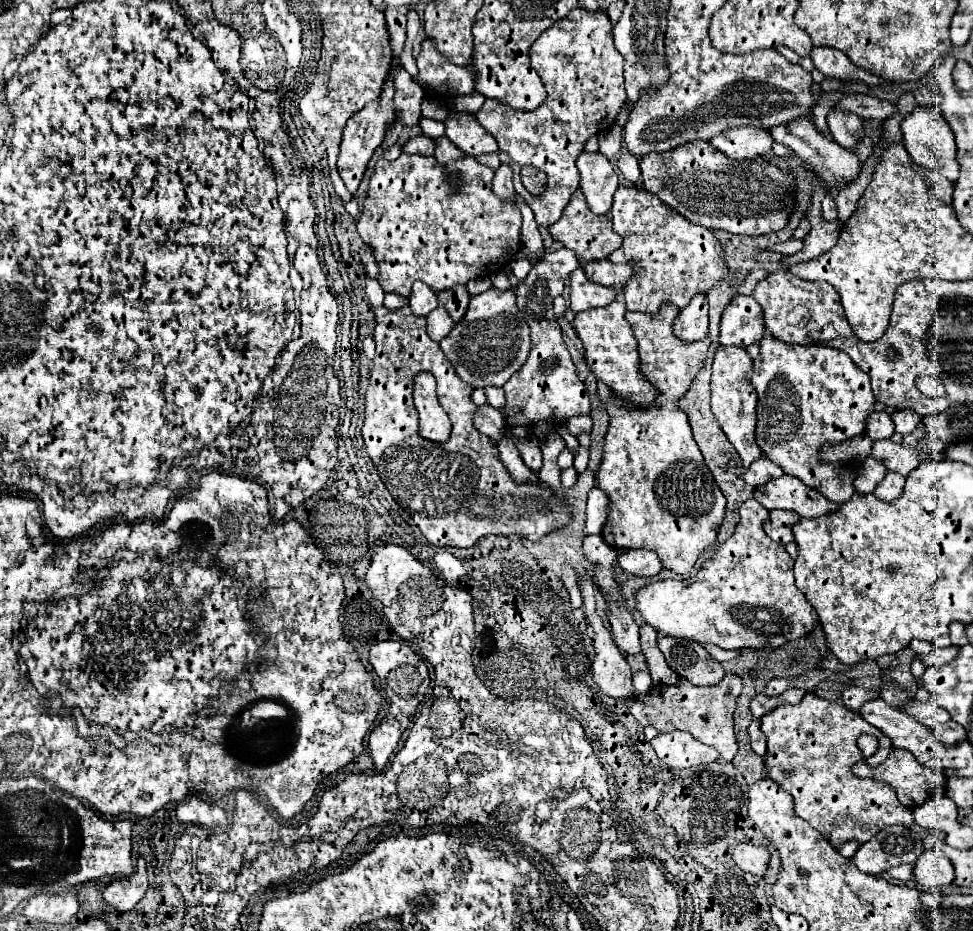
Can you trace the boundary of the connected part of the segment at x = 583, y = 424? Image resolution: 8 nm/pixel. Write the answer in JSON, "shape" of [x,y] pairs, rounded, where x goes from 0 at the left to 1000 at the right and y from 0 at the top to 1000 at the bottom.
{"shape":[[[592,446],[592,448],[584,450],[584,463],[590,469],[594,469],[596,465],[606,465],[608,463],[608,450],[604,446]]]}

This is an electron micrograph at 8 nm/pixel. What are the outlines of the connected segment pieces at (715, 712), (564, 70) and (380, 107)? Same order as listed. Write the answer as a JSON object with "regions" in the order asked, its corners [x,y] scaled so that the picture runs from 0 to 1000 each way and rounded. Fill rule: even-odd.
{"regions":[[[[746,723],[744,729],[732,738],[715,738],[703,729],[699,729],[699,734],[693,738],[676,736],[676,738],[670,738],[670,742],[664,747],[645,751],[643,757],[660,781],[670,779],[674,781],[676,787],[684,787],[693,783],[707,785],[719,798],[734,802],[744,817],[752,817],[758,807],[752,768],[754,768],[756,749],[761,747],[761,742],[763,742],[763,729],[758,725]]],[[[592,8],[547,46],[545,68],[561,93],[561,108],[551,119],[532,119],[522,117],[522,113],[510,111],[508,106],[499,106],[489,121],[489,128],[508,145],[514,162],[524,166],[528,203],[547,222],[551,240],[565,244],[576,235],[582,218],[594,203],[592,171],[600,162],[600,154],[608,145],[625,141],[643,111],[639,81],[641,63],[631,50],[629,25],[623,12]],[[541,177],[561,186],[563,194],[557,209],[547,209],[536,199],[534,182]]],[[[401,78],[397,89],[395,89],[395,98],[391,102],[391,108],[388,111],[380,111],[370,121],[362,124],[362,128],[358,128],[358,132],[354,136],[351,156],[349,156],[349,169],[347,169],[347,186],[349,186],[349,190],[351,190],[351,194],[354,194],[358,205],[366,205],[368,203],[382,164],[388,160],[388,156],[393,154],[393,149],[397,145],[397,134],[405,130],[403,104],[405,104],[405,93],[403,93],[403,78]]]]}

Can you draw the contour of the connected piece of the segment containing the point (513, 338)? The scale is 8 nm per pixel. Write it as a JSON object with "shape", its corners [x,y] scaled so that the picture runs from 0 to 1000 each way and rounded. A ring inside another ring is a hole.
{"shape":[[[502,298],[485,300],[479,304],[479,308],[481,315],[487,319],[483,319],[483,328],[475,345],[471,345],[465,351],[465,356],[452,366],[452,375],[465,390],[469,403],[477,407],[477,411],[481,411],[483,416],[487,418],[491,416],[497,418],[502,414],[516,416],[543,386],[545,351],[536,343],[526,313],[512,313],[510,308],[506,308],[506,302]]]}

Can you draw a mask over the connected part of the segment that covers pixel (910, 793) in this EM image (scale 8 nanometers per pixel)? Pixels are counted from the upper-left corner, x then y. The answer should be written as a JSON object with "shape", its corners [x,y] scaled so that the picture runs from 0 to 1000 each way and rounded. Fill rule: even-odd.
{"shape":[[[917,805],[917,809],[913,811],[913,815],[900,824],[893,824],[889,820],[881,820],[876,825],[877,830],[885,836],[900,837],[900,839],[909,839],[913,841],[927,865],[939,869],[948,863],[952,863],[960,850],[964,845],[968,845],[968,841],[972,841],[972,832],[968,826],[956,826],[956,824],[950,824],[950,820],[941,820],[941,815],[937,815],[937,809],[935,807],[929,807],[929,805]]]}

